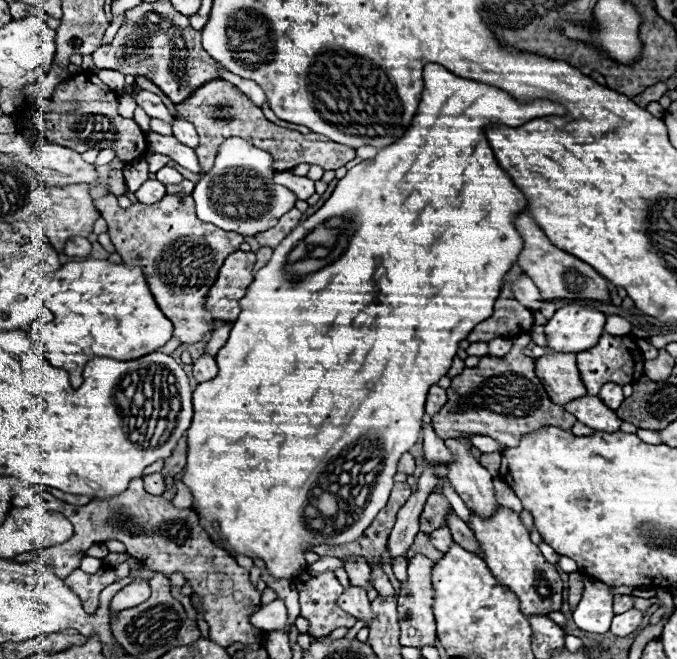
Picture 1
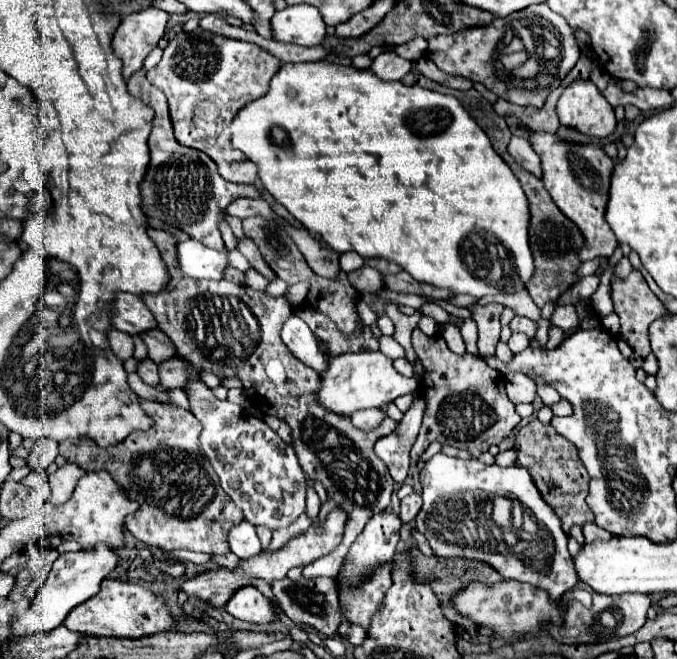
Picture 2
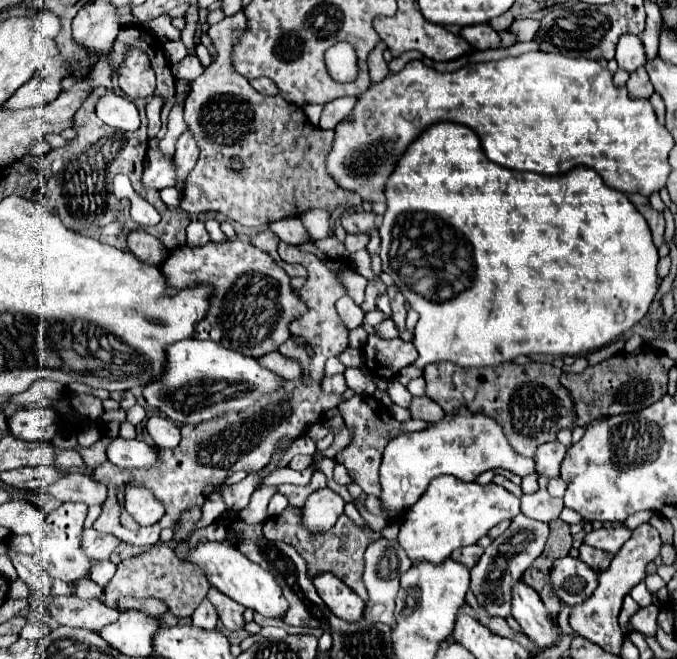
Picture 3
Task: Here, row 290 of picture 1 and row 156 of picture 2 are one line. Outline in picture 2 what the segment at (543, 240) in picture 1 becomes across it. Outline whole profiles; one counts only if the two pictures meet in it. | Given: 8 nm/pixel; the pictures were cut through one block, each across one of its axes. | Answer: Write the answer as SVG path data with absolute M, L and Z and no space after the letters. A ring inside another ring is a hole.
M532 132L528 134L528 140L542 160L544 186L550 192L554 204L562 210L562 214L566 214L566 218L570 218L578 226L578 230L582 230L582 236L586 238L586 246L582 246L582 250L578 252L582 262L598 256L610 258L618 242L604 218L604 212L610 192L610 174L614 170L614 160L608 158L606 152L594 144L574 146L568 142L560 142L556 134Z

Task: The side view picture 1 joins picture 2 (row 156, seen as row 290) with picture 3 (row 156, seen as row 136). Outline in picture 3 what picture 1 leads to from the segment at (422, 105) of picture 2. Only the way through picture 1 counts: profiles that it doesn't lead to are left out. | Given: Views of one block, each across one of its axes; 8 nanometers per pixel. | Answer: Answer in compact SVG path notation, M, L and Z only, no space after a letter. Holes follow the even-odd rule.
M438 122L428 126L426 132L422 132L402 154L402 158L396 162L394 172L390 174L390 180L384 188L386 194L386 212L380 226L380 238L382 238L382 268L388 272L404 298L410 302L410 306L420 314L420 320L414 330L414 346L420 352L420 358L412 364L423 369L426 364L450 360L458 366L498 366L502 362L508 362L520 354L552 354L552 356L576 356L576 354L588 354L592 350L598 350L606 344L610 344L614 338L622 336L626 330L630 330L634 324L638 324L644 314L648 312L648 306L652 304L656 292L658 292L658 278L656 278L656 266L658 266L658 250L652 242L650 228L642 214L634 208L634 204L626 198L626 194L604 186L602 178L590 170L590 168L576 168L570 174L564 176L542 176L534 172L514 172L506 170L504 166L498 166L490 162L482 150L478 134L462 124L452 122Z

